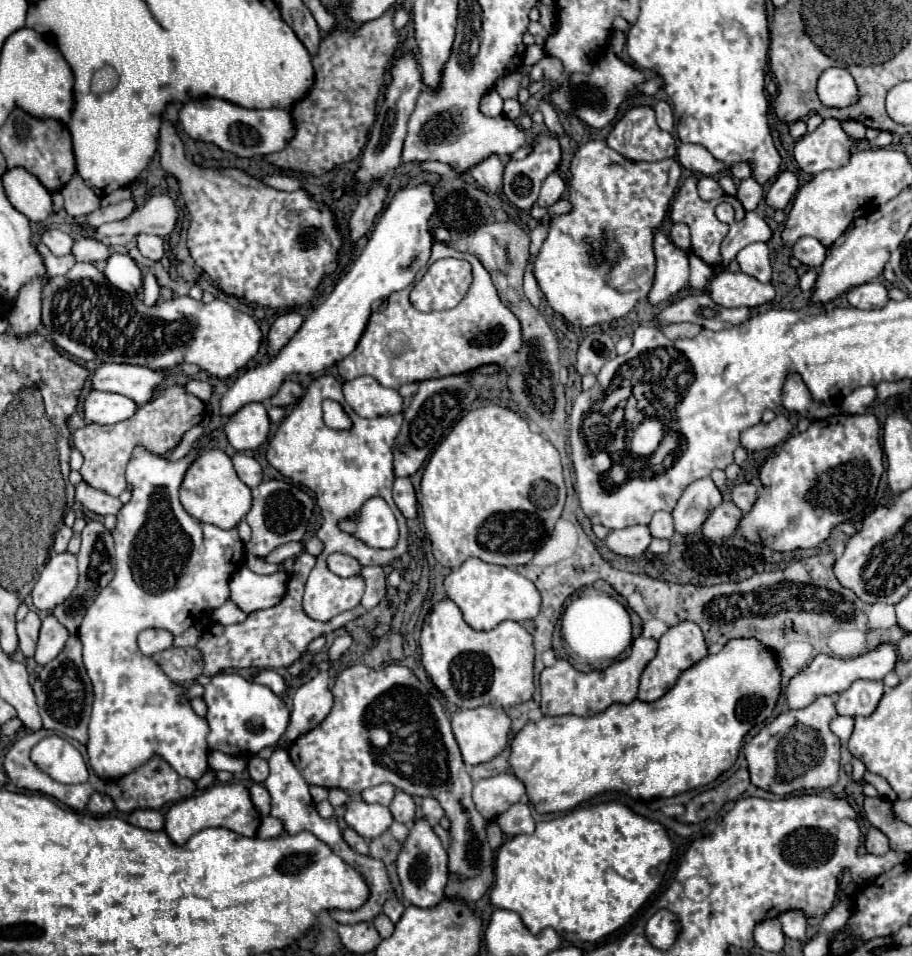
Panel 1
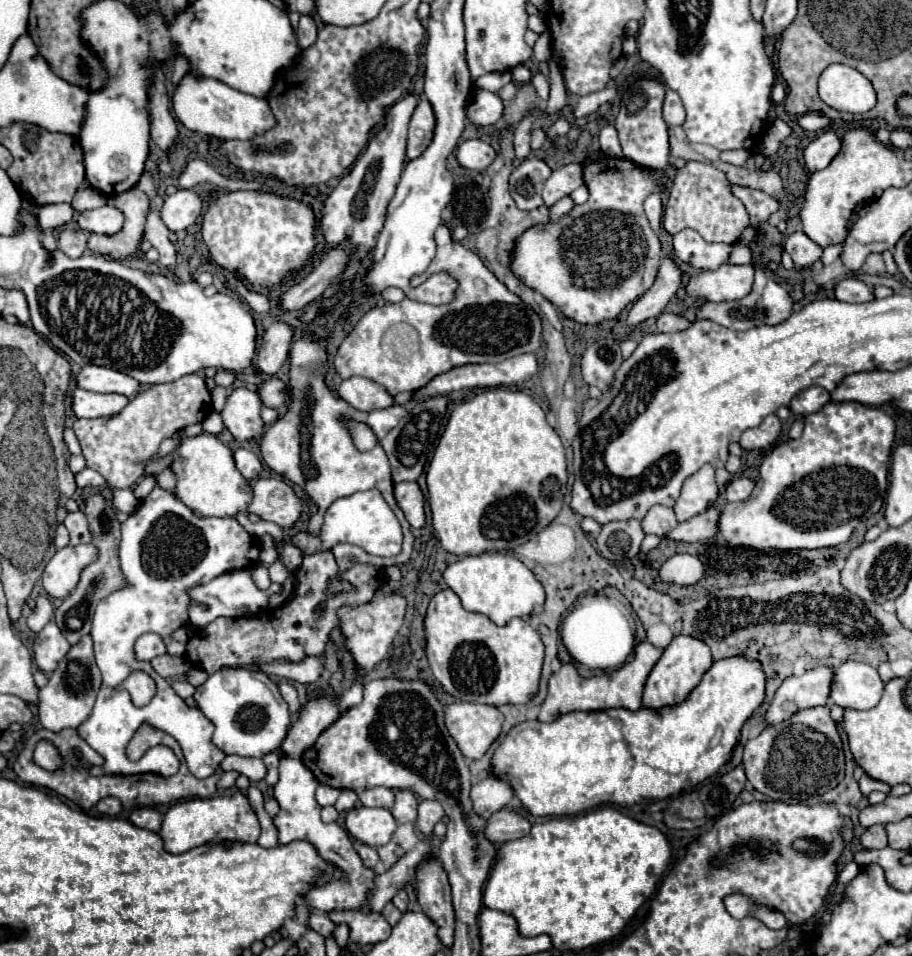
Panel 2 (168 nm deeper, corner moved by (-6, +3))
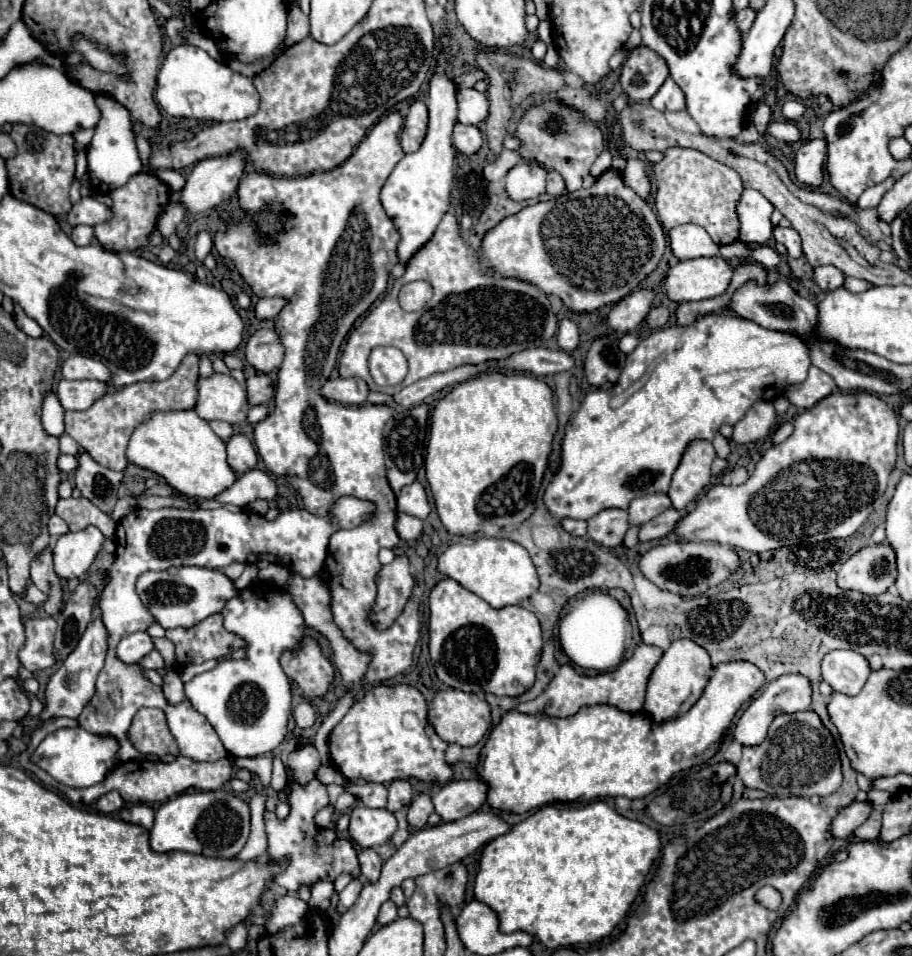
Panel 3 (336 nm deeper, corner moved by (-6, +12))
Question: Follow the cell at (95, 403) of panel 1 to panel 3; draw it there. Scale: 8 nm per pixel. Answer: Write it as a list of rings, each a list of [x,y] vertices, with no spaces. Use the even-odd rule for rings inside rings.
[[[61,379],[57,385],[57,395],[61,405],[67,411],[81,411],[91,407],[91,403],[99,401],[109,393],[109,385],[101,381],[67,381]]]

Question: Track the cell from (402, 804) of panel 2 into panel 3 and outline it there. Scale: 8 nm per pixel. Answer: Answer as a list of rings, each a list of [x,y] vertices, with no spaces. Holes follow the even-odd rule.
[[[393,781],[389,785],[389,801],[387,801],[387,809],[389,811],[399,811],[403,807],[407,807],[413,801],[413,789],[409,785],[409,781]]]

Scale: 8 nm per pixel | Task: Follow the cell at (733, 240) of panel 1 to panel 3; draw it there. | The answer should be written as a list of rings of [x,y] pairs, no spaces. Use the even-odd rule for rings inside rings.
[[[677,225],[669,231],[671,251],[677,259],[697,259],[697,257],[715,257],[719,245],[707,235],[699,225]]]

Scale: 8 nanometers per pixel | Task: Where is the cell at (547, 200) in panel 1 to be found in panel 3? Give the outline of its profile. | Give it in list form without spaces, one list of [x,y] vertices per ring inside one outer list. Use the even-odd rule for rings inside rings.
[[[547,171],[547,193],[551,195],[561,195],[565,193],[565,181],[557,171]]]

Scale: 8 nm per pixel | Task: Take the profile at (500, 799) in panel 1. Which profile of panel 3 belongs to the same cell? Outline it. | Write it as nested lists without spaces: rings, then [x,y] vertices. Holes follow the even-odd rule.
[[[483,779],[449,781],[433,795],[435,811],[443,821],[459,821],[475,813],[487,799],[489,785]]]

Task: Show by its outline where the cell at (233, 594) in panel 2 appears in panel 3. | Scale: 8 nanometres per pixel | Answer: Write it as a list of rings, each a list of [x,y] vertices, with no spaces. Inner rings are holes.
[[[171,567],[159,573],[143,573],[137,581],[137,593],[143,603],[155,615],[157,623],[165,629],[173,627],[193,627],[205,617],[219,613],[227,599],[239,595],[235,581],[227,577],[219,569],[203,569],[203,567]]]

